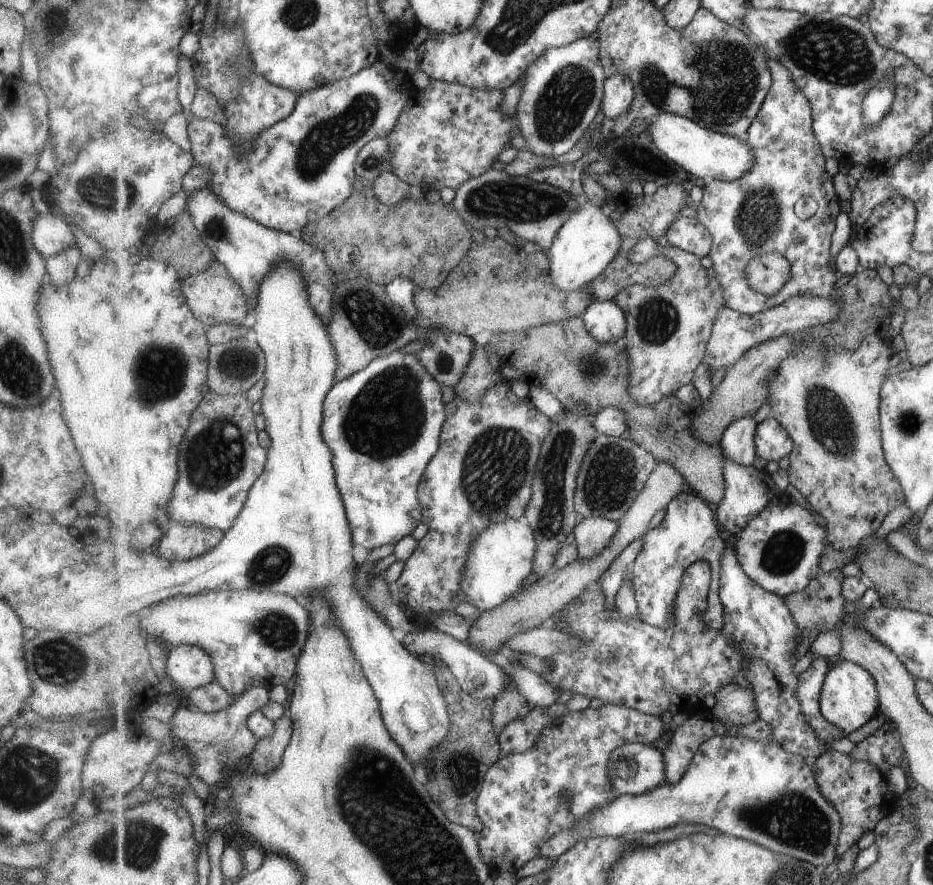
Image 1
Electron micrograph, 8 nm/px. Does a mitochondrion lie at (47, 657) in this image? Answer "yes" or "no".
yes

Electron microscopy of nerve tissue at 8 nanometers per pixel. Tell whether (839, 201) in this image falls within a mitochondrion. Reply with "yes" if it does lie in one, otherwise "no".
no

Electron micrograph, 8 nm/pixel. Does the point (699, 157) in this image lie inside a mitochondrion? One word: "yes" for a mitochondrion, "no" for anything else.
no

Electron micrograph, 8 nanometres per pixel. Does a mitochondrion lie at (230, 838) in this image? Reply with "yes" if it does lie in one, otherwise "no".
no

